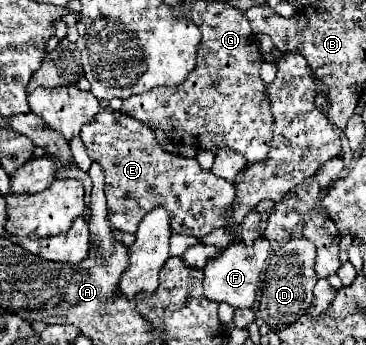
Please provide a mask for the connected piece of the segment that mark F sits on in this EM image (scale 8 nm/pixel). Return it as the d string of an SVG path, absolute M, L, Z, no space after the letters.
M256 239L256 243L250 247L244 245L242 241L226 247L224 253L216 257L216 261L208 261L208 265L204 267L204 275L206 275L204 297L210 301L218 301L218 303L228 303L234 309L252 307L256 301L258 283L266 269L268 255L270 255L270 241L264 241L264 239Z

